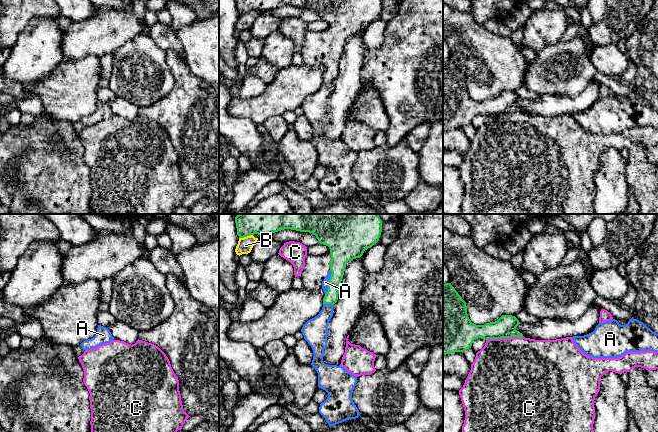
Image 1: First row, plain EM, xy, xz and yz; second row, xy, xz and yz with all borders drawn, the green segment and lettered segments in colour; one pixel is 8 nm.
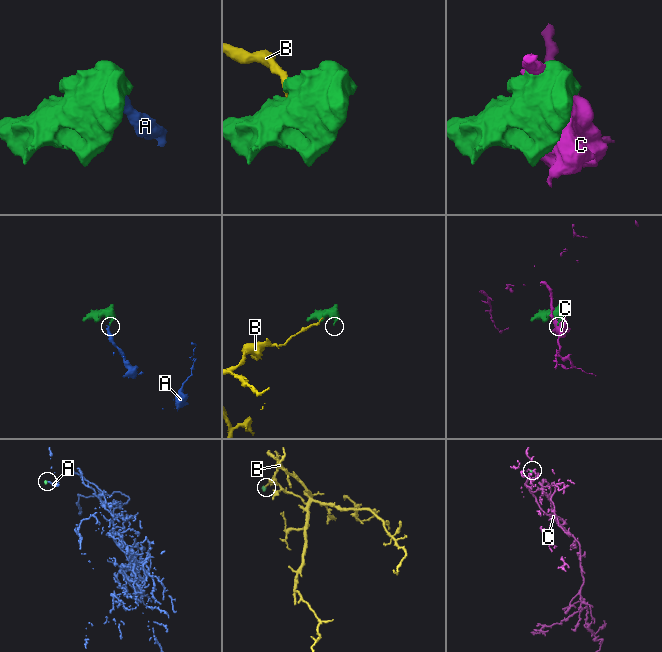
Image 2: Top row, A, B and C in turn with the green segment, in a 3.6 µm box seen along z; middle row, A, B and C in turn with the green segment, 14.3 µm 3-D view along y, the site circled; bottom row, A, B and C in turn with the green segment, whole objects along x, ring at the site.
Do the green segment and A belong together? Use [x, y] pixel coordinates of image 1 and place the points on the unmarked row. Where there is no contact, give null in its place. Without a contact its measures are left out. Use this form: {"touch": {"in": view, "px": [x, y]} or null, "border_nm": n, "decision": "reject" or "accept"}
{"touch": {"in": "xz", "px": [328, 58]}, "border_nm": 200, "decision": "accept"}

